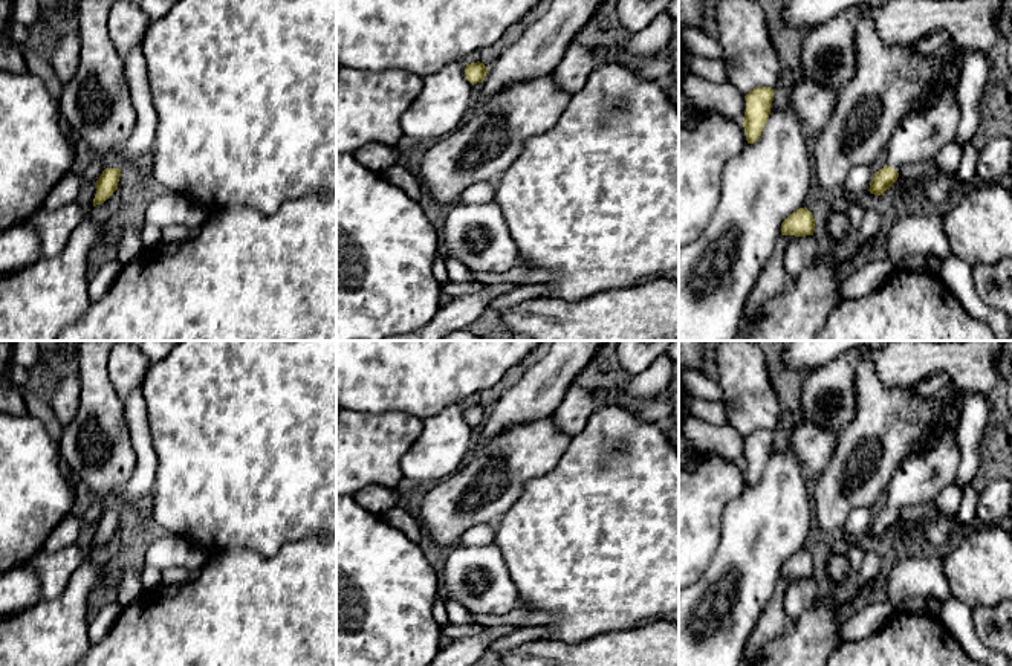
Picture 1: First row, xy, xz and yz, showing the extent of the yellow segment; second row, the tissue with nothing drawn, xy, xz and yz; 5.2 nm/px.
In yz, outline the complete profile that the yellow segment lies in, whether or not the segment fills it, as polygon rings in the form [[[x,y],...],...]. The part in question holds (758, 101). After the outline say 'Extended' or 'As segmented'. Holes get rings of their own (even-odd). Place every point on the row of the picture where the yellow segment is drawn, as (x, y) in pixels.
[[[755,87],[746,96],[746,110],[743,118],[743,127],[748,144],[754,144],[760,139],[761,131],[770,115],[774,101],[772,87]]]. As segmented

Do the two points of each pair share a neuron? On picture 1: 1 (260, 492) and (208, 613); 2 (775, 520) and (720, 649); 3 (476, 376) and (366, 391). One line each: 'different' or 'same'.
1: different
2: same
3: same

